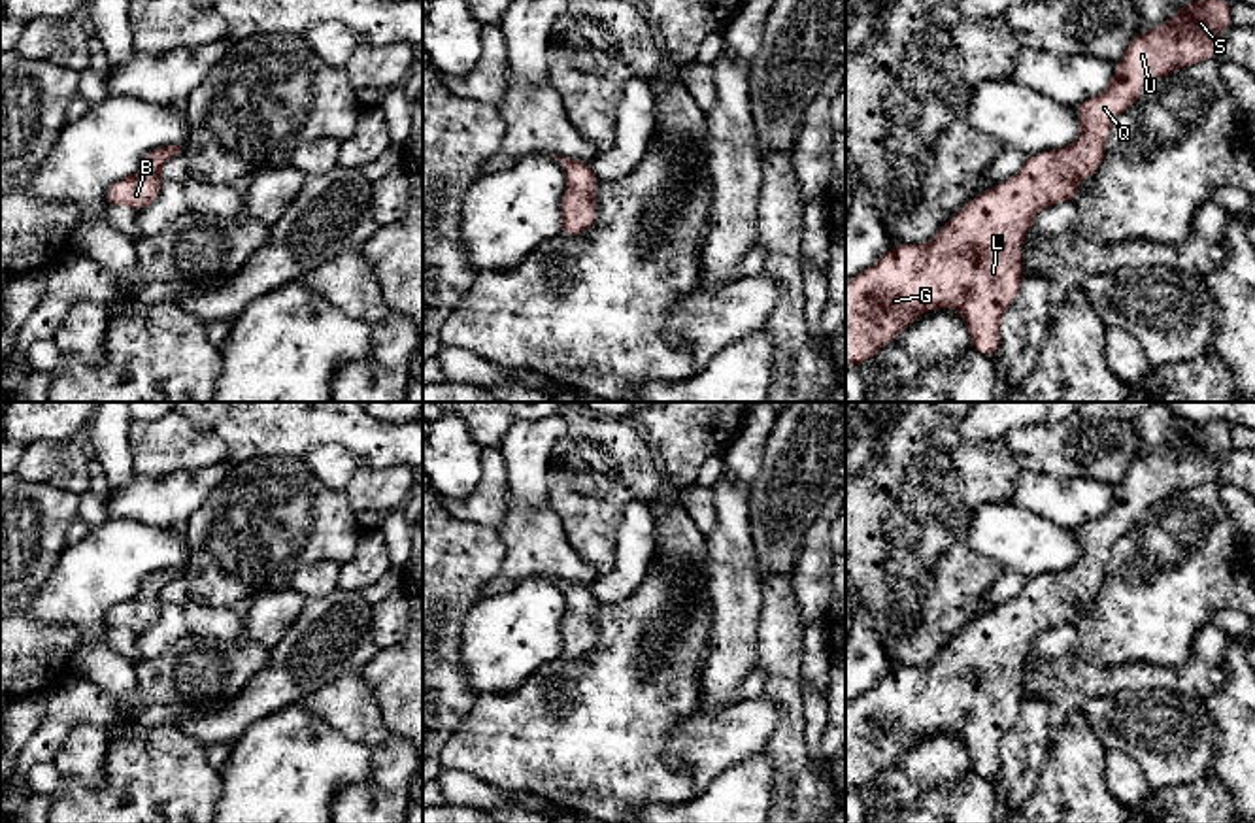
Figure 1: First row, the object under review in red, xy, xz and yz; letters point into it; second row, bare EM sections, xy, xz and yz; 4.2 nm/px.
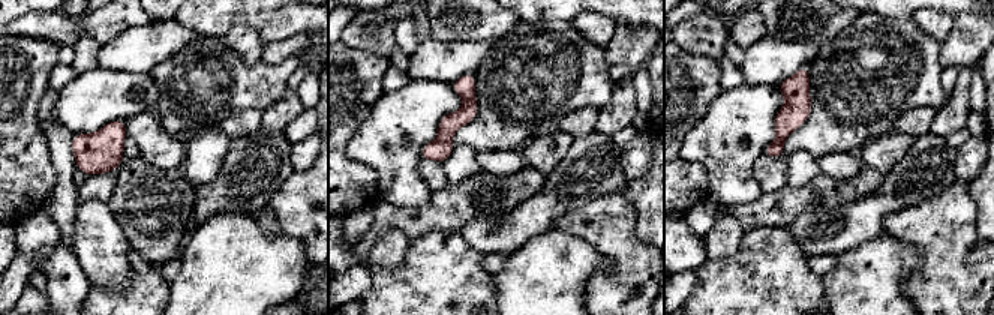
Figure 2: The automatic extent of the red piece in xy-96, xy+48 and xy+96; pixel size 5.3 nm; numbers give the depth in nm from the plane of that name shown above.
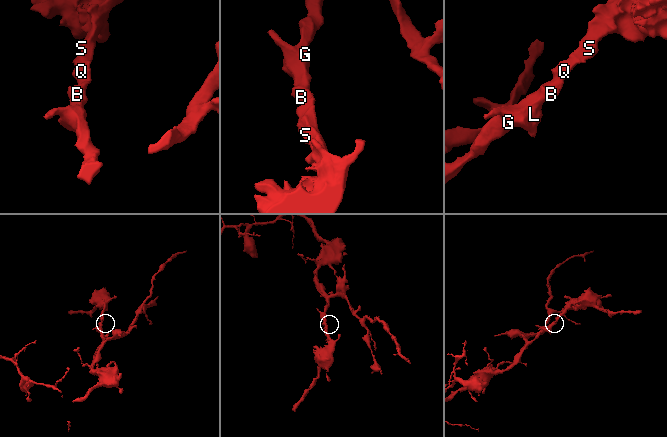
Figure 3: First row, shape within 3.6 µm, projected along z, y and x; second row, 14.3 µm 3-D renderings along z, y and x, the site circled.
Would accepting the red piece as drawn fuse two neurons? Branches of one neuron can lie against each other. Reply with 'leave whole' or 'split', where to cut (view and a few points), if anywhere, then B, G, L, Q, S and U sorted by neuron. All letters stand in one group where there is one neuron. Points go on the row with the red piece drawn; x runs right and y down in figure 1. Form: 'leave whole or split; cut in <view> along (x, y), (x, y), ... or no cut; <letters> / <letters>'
leave whole; no cut; B G L Q S U

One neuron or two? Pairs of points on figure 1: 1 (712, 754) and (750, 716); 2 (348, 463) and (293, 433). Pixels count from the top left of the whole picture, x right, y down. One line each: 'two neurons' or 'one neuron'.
1: one neuron
2: two neurons

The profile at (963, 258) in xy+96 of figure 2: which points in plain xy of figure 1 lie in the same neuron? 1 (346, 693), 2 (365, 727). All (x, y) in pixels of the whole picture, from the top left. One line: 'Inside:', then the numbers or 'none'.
Inside: 1, 2

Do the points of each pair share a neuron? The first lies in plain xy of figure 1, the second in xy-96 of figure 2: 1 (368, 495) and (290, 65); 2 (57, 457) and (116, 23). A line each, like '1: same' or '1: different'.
1: different
2: same

